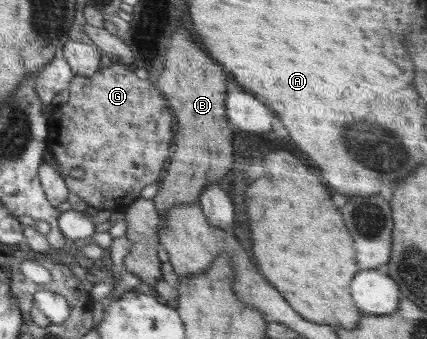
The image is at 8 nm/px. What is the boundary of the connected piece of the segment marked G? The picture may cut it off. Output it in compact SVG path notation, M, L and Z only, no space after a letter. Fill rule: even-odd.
M125 64L100 67L89 77L75 75L68 89L68 102L53 107L53 113L49 117L49 153L57 161L58 172L69 192L79 195L88 206L95 207L98 211L125 211L127 206L140 198L144 187L159 181L163 163L170 157L173 148L173 112L158 86L149 80L138 78L133 68ZM75 167L83 168L82 177L69 176Z

